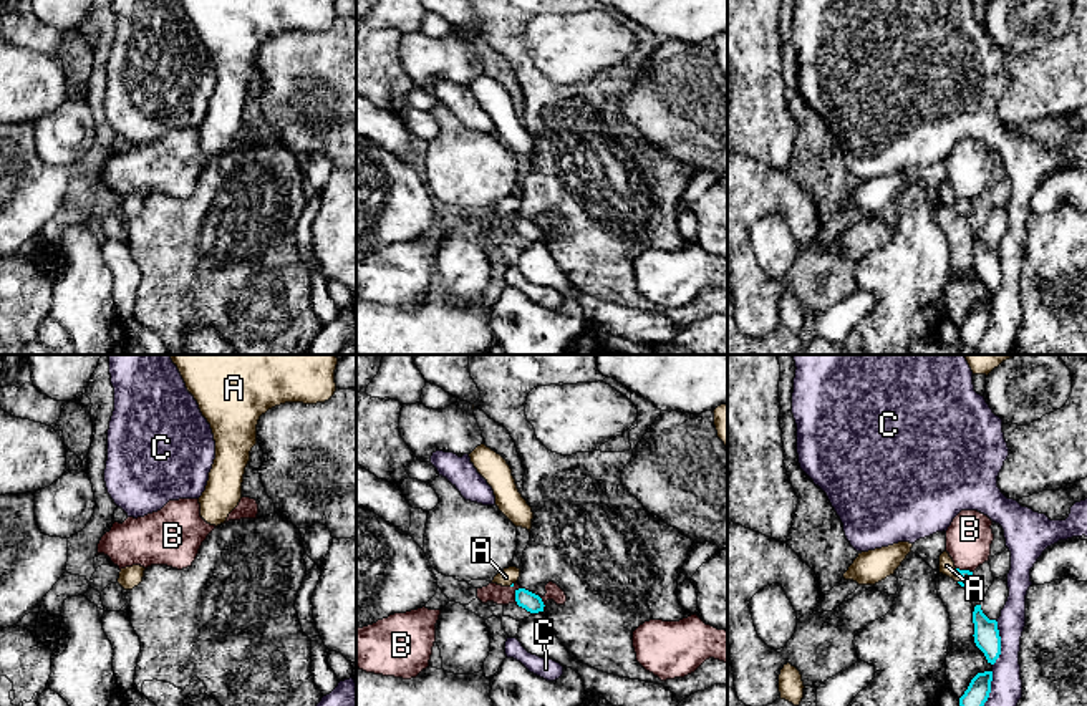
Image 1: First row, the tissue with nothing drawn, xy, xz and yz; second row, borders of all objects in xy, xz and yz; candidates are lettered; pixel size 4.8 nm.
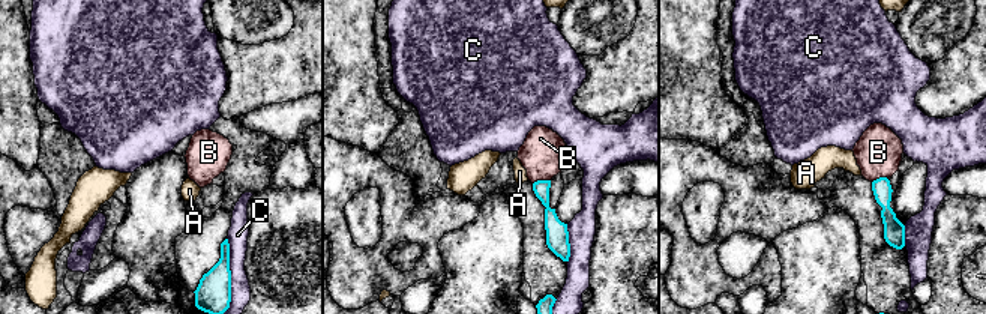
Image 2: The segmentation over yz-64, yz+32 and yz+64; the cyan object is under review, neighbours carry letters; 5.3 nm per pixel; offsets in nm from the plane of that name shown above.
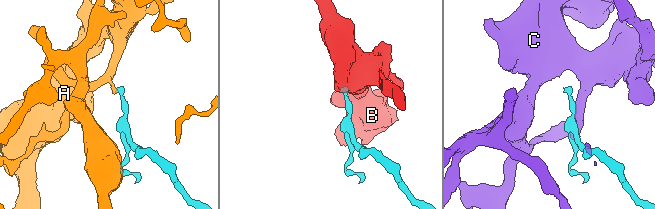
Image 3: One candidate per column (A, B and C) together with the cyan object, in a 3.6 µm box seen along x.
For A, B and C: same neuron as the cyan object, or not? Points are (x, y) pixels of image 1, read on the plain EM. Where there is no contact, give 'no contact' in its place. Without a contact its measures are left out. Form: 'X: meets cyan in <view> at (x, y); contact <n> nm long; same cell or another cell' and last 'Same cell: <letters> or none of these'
A: meets cyan in yz at (960, 204); contact 80 nm long; same cell
B: meets cyan in xz at (516, 224); contact 80 nm long; another cell
C: meets cyan in yz at (988, 325); contact 260 nm long; another cell
Same cell: A

